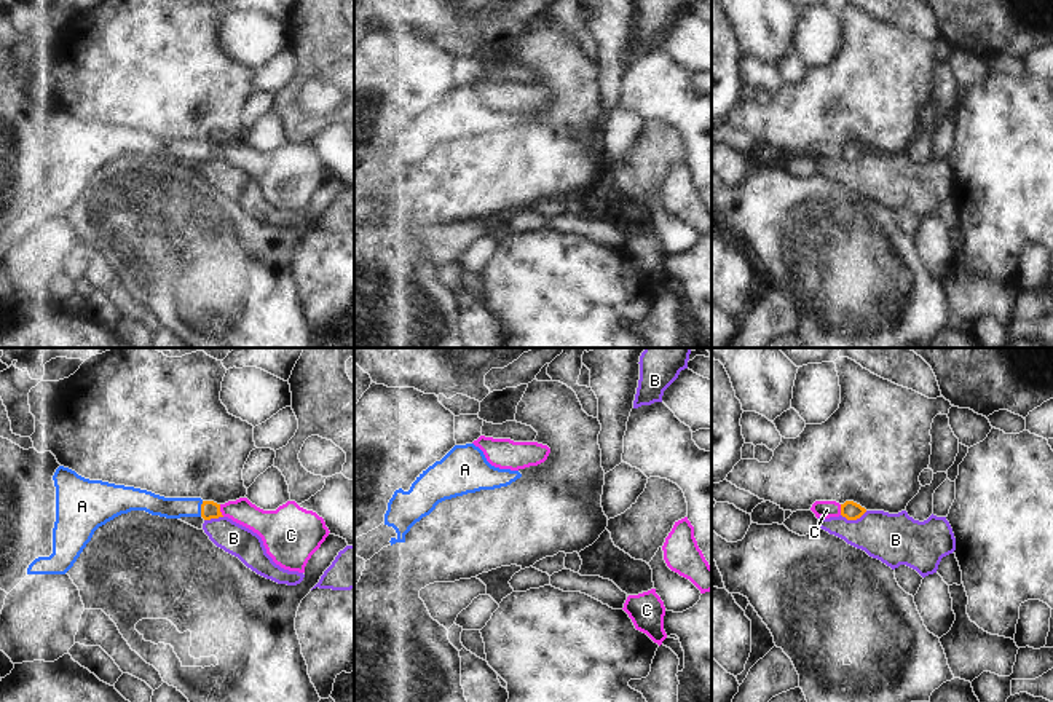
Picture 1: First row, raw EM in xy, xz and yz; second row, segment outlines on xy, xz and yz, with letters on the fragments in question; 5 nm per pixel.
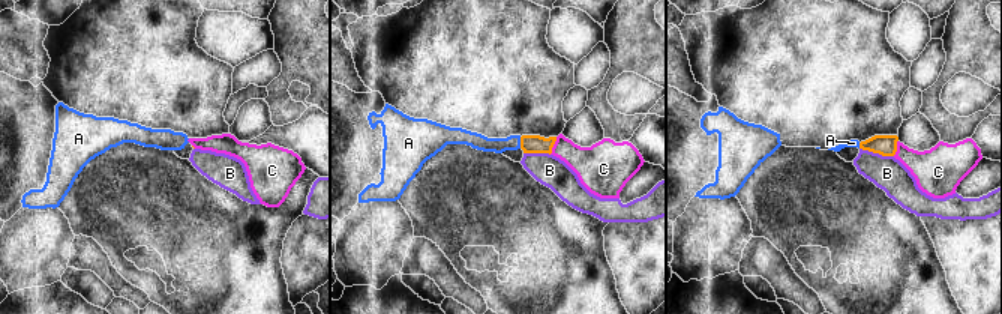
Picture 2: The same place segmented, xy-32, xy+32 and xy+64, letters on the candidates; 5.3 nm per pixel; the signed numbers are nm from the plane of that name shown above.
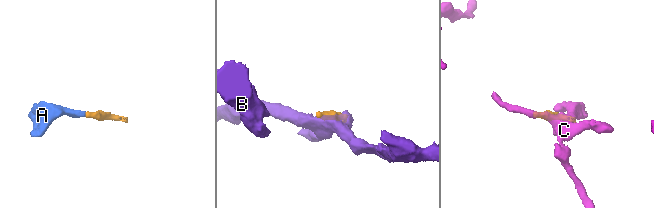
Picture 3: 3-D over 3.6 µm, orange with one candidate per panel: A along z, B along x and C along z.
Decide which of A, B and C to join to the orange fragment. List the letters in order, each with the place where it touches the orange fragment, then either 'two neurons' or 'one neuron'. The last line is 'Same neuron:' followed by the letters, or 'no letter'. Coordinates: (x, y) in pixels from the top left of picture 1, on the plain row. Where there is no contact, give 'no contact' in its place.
A: xy (201, 152) | one neuron
B: yz (854, 161) | two neurons
C: xy (219, 153) | two neurons
Same neuron: A

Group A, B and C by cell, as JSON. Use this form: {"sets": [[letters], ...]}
{"sets": [["A"], ["B"], ["C"]]}

